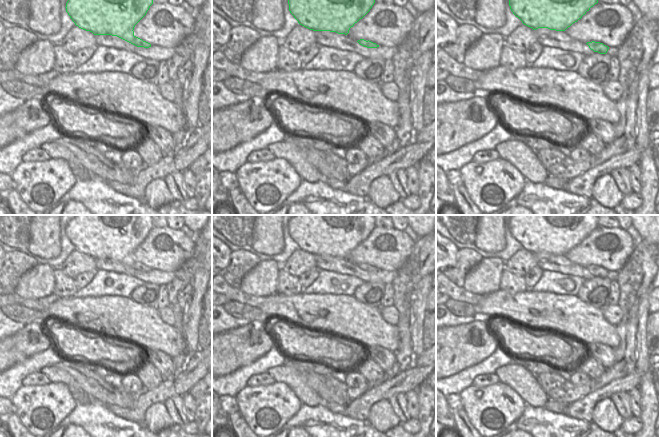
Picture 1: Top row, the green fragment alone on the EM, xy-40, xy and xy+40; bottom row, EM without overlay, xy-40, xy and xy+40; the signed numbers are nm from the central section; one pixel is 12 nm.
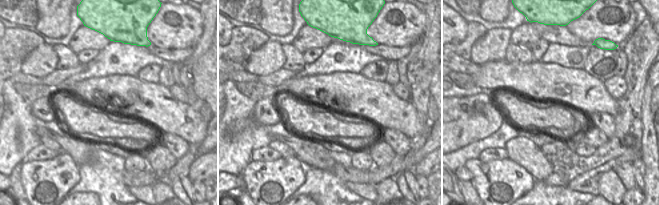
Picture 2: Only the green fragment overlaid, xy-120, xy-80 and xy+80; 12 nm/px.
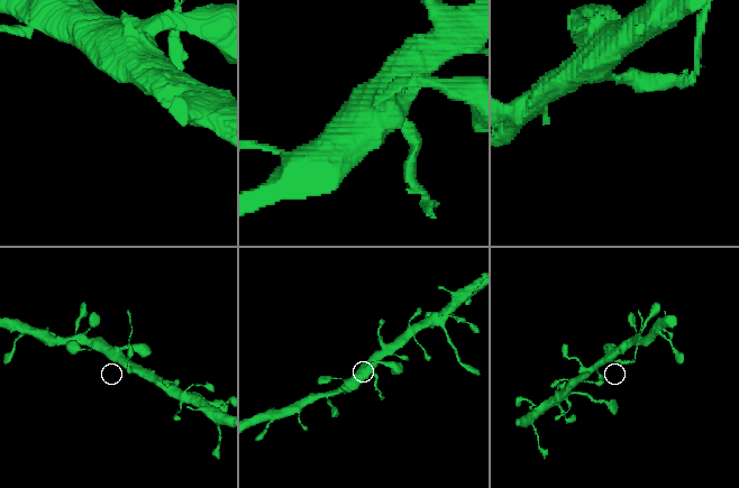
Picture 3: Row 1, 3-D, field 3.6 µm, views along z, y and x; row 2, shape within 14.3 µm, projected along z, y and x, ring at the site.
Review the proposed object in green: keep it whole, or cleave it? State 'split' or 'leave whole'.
split

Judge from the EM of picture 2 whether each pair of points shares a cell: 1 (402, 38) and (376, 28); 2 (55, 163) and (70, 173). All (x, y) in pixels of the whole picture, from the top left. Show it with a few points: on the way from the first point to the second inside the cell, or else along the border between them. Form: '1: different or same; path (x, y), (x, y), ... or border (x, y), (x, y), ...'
1: same; path (396, 32), (393, 29), (382, 29)
2: different; border (71, 157), (59, 170), (47, 170), (39, 178)

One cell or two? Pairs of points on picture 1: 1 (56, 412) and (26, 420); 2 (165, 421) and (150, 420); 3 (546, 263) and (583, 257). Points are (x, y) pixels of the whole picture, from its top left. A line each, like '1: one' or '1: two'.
1: one
2: one
3: two

